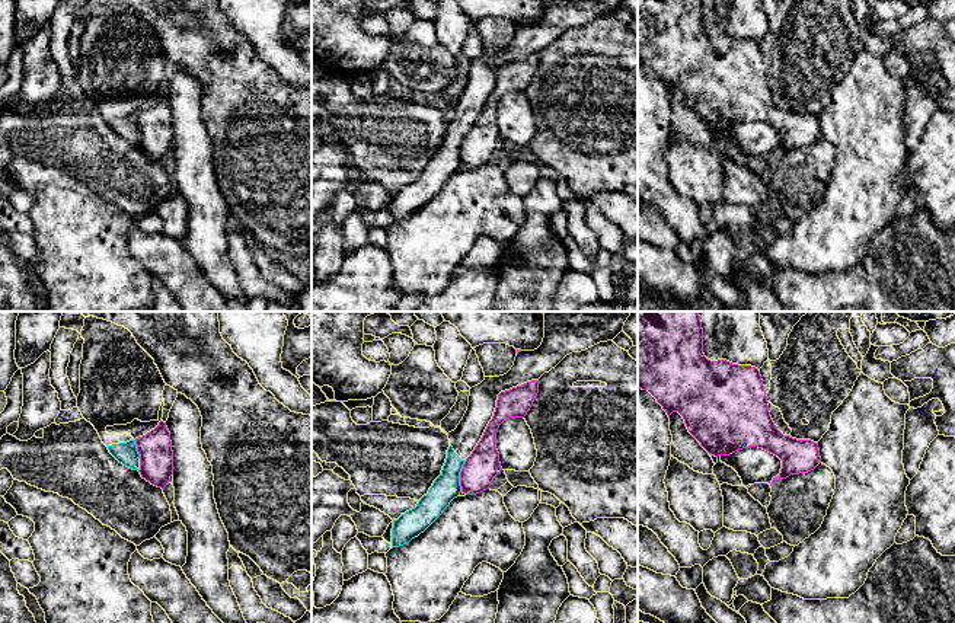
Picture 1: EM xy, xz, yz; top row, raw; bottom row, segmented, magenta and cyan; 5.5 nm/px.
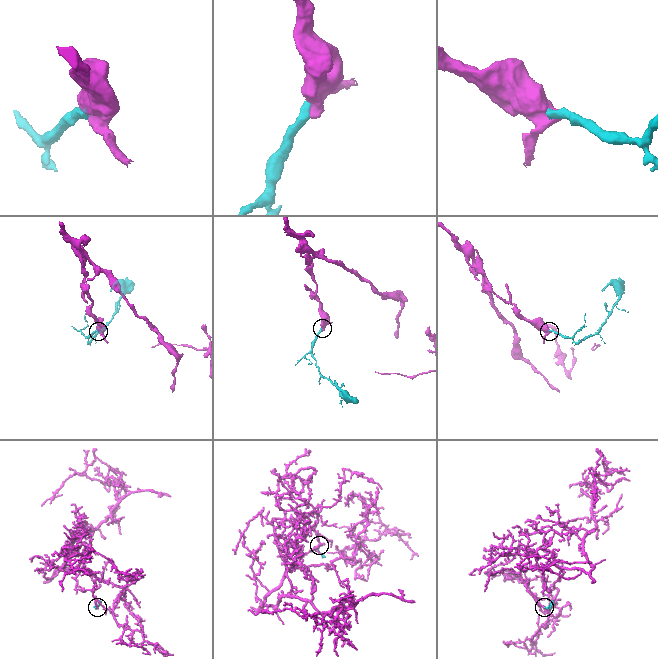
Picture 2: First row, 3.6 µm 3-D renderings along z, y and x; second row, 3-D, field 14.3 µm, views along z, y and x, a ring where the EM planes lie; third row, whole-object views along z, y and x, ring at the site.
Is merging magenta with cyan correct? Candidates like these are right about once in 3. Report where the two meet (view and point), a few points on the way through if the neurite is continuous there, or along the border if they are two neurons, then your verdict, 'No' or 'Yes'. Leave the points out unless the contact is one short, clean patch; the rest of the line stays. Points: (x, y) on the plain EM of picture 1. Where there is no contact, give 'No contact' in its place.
Touches magenta at xz (460, 150). Boundary: xz (466, 134), (460, 146), (460, 165). No

